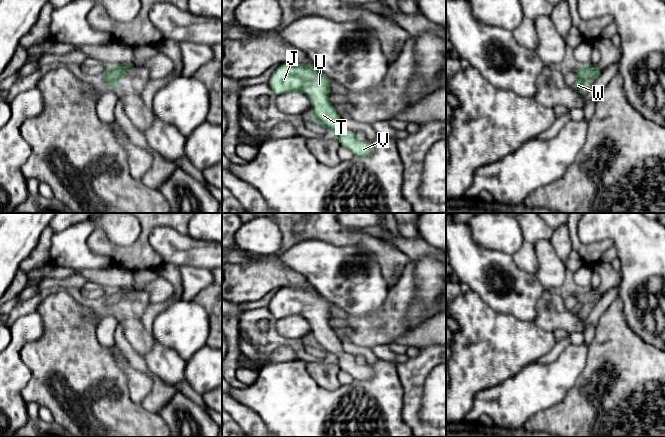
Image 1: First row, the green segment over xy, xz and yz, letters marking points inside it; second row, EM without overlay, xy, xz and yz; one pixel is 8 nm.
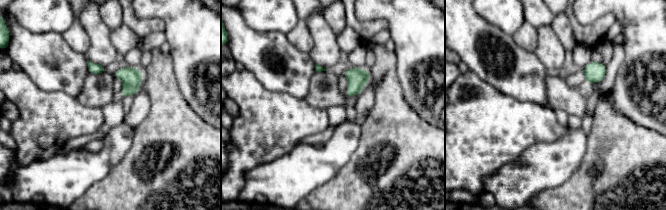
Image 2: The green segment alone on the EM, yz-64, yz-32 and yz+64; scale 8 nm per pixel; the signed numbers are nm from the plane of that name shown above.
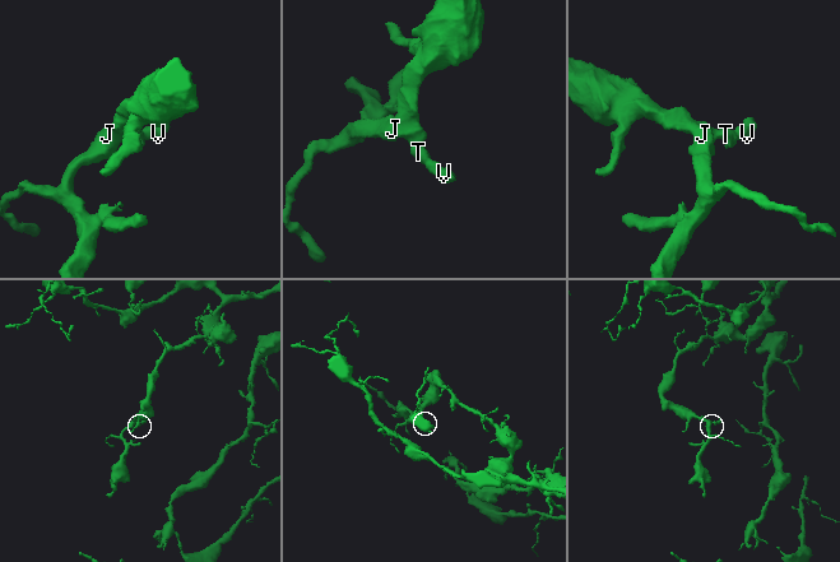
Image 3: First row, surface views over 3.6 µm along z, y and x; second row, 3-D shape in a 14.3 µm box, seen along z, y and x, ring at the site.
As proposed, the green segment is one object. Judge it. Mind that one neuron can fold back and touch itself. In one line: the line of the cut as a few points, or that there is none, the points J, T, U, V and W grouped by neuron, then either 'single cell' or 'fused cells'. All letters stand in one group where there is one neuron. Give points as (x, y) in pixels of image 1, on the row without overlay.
cut none; groups J T U V W; single cell

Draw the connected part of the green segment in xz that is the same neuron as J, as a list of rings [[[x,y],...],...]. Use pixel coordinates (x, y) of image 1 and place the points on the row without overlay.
[[[283,287],[277,290],[268,307],[276,320],[286,316],[302,316],[311,325],[311,342],[335,359],[341,370],[349,373],[355,381],[373,377],[372,365],[360,365],[355,355],[345,352],[335,331],[329,326],[330,304],[313,287]]]

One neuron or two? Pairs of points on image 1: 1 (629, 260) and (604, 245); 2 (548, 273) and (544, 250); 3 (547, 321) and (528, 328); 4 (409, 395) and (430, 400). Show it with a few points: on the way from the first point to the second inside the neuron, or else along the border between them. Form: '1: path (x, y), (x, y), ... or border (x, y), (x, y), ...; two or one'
1: border (591, 243), (611, 239), (614, 245); two
2: path (548, 267), (547, 256); one
3: border (533, 321), (536, 325), (552, 332); two
4: border (428, 375), (419, 414), (423, 422); two

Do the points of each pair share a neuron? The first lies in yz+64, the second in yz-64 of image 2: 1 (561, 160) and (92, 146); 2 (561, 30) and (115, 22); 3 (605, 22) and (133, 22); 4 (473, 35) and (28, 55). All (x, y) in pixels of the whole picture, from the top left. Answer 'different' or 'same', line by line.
1: different
2: same
3: same
4: same

